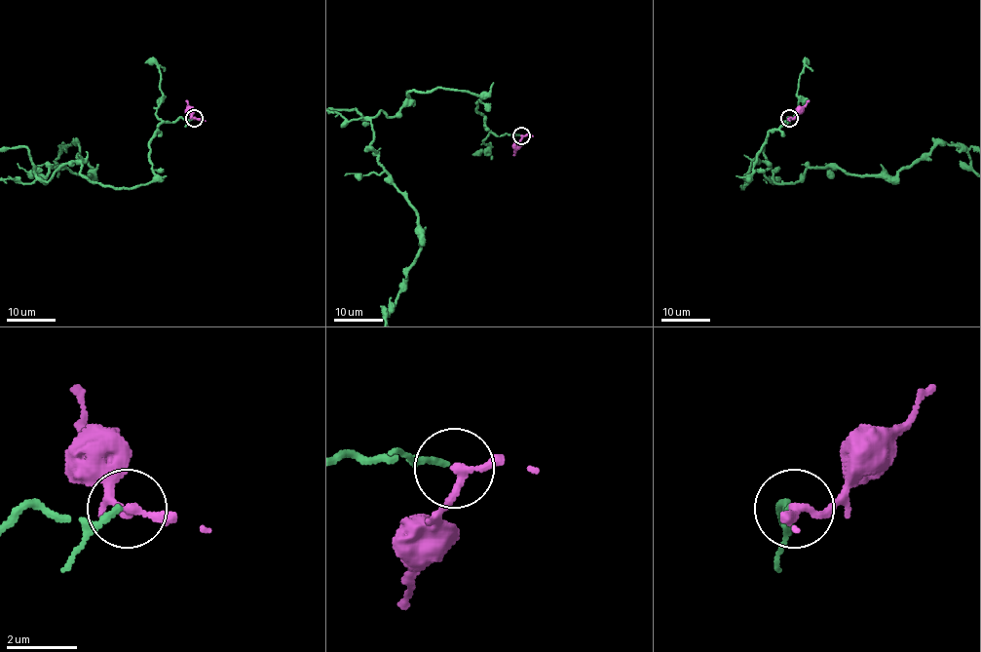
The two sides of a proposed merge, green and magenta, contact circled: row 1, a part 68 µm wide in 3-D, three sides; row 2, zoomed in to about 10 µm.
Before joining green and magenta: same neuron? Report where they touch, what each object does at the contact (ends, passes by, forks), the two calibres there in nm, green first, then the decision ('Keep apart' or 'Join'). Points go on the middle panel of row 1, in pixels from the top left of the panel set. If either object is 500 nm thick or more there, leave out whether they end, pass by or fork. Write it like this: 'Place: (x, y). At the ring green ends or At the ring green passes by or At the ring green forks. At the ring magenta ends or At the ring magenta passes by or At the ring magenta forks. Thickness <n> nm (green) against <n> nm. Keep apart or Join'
Place: (521, 135). At the ring green ends. At the ring magenta passes by. Thickness 170 nm (green) against 200 nm. Join

